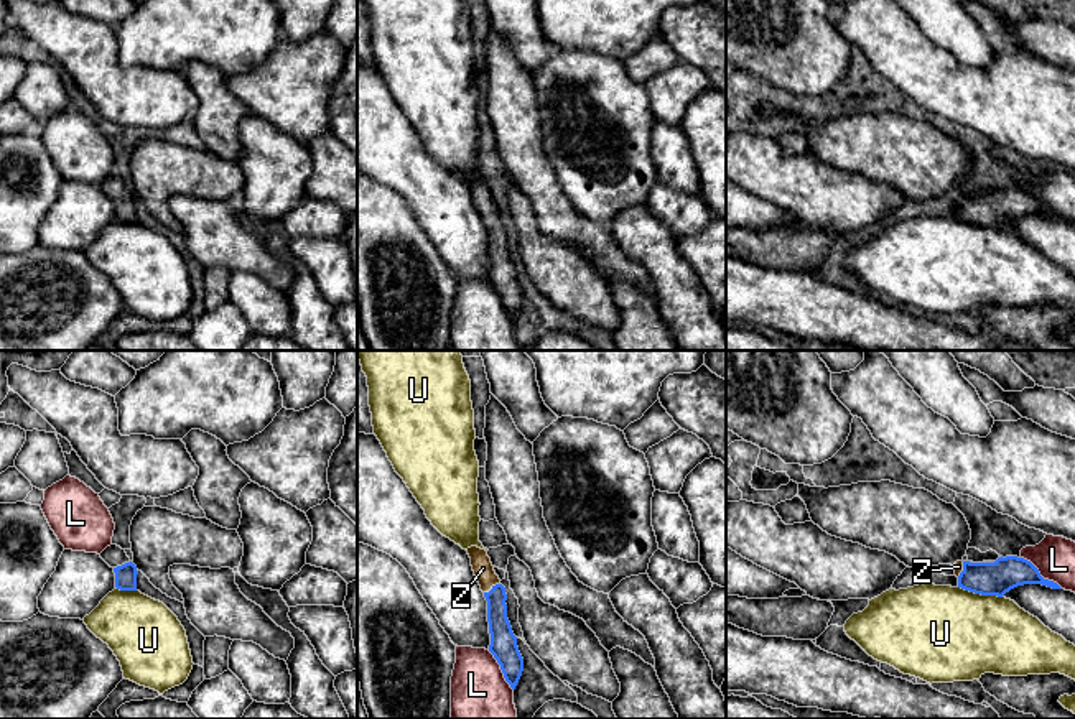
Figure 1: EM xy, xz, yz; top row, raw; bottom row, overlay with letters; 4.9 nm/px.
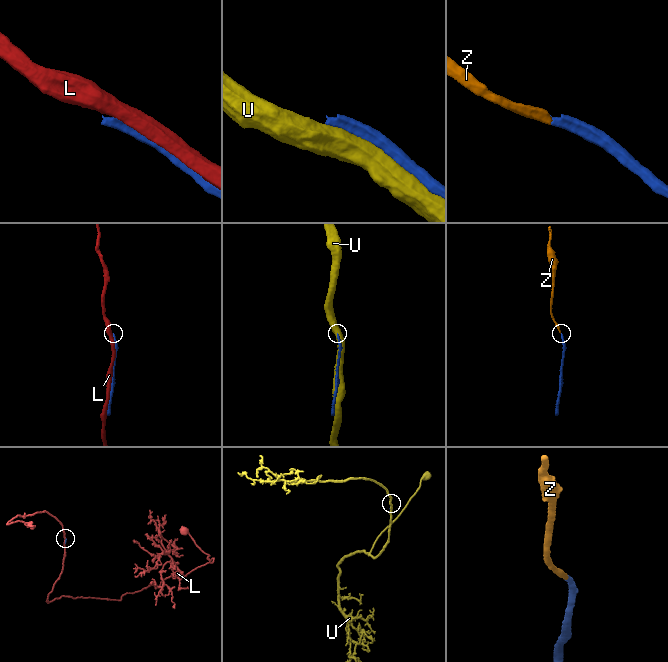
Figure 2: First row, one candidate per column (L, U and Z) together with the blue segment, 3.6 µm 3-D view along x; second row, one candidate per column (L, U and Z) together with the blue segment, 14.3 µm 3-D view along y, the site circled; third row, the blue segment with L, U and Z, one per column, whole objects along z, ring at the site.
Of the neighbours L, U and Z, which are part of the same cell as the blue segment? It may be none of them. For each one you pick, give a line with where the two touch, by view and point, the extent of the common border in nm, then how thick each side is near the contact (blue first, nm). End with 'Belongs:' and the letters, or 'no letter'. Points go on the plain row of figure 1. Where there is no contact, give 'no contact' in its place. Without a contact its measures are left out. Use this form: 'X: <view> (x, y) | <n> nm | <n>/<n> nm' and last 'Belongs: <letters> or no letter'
Z: xz (493, 219) | 90 nm | 120/100 nm
Belongs: Z

